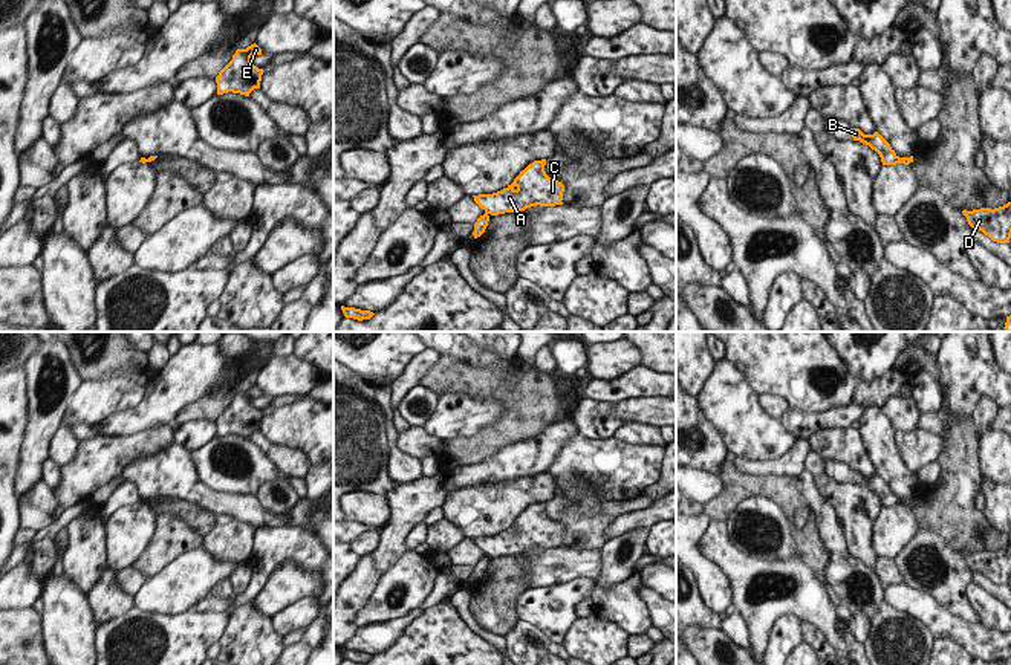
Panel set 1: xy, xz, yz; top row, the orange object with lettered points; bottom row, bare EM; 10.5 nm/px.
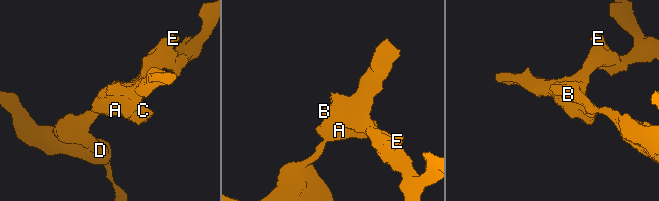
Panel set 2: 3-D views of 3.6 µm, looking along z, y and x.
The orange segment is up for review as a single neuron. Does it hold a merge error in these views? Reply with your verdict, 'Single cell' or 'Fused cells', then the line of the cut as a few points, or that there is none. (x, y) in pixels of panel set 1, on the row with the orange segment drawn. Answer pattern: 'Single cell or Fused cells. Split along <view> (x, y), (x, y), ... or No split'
Fused cells. Split along yz (900, 158), (901, 162)

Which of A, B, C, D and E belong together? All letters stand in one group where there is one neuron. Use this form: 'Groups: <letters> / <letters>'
Groups: A B C E / D

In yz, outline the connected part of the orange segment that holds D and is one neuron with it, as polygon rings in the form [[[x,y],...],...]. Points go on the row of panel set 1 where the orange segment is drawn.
[[[1011,202],[999,208],[980,208],[967,211],[962,214],[967,217],[968,225],[973,229],[982,231],[993,242],[1009,243],[1011,238]]]

